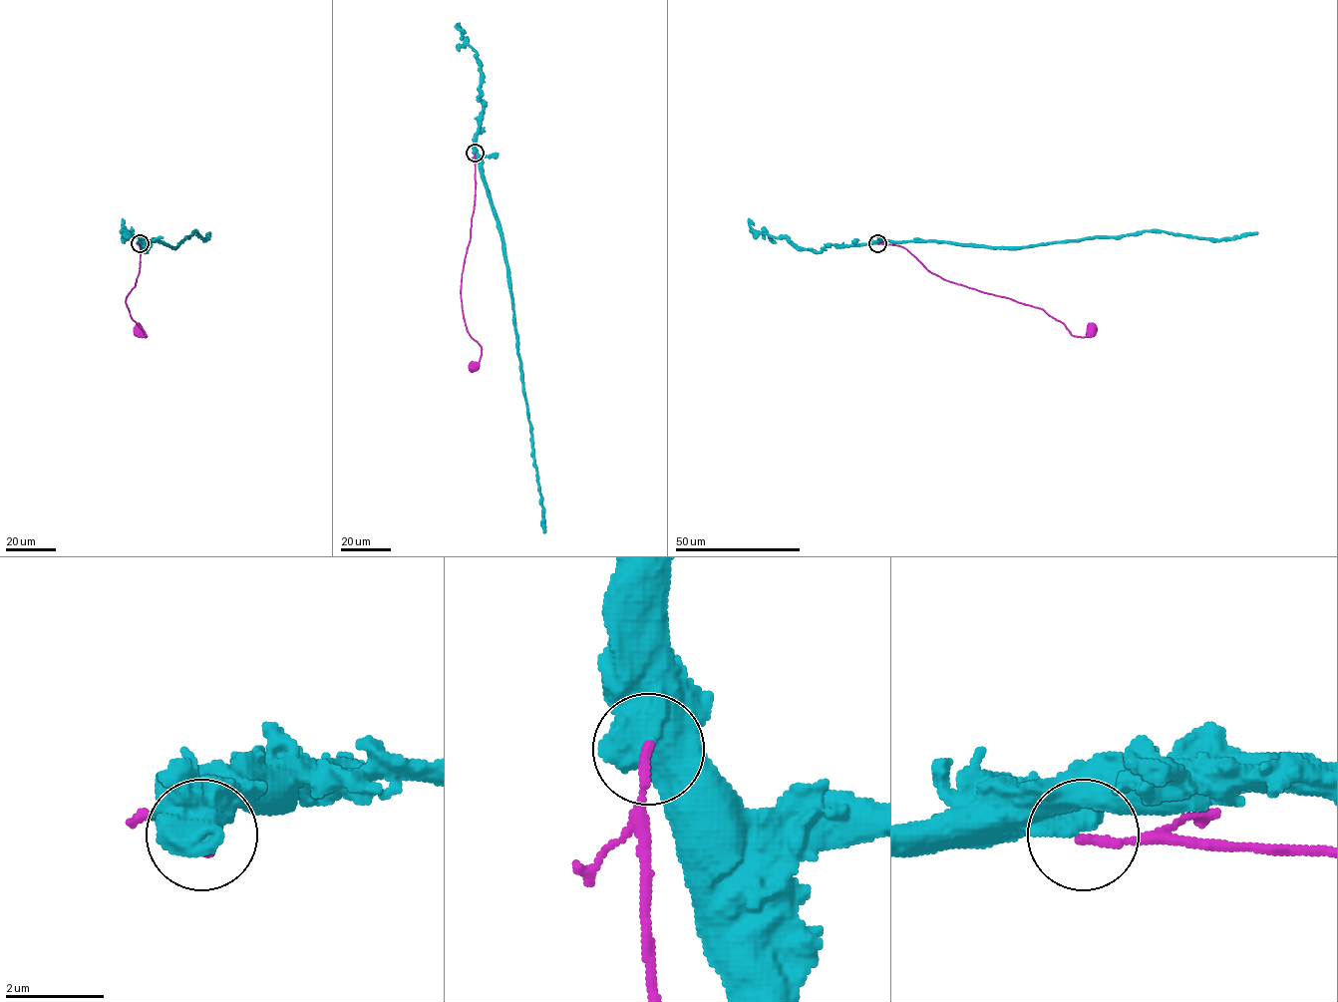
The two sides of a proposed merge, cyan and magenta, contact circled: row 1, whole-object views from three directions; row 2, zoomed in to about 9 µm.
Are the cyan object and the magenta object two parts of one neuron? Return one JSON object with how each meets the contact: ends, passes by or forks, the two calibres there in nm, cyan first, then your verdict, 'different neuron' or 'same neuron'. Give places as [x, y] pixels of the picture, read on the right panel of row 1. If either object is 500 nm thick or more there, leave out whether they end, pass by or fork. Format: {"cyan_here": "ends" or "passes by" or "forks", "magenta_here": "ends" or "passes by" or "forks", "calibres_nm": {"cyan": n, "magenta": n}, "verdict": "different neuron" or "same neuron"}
{"calibres_nm": {"cyan": 800, "magenta": 180}, "verdict": "different neuron"}

